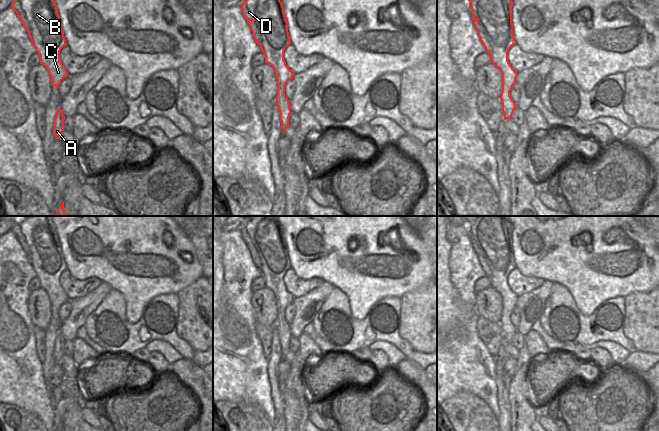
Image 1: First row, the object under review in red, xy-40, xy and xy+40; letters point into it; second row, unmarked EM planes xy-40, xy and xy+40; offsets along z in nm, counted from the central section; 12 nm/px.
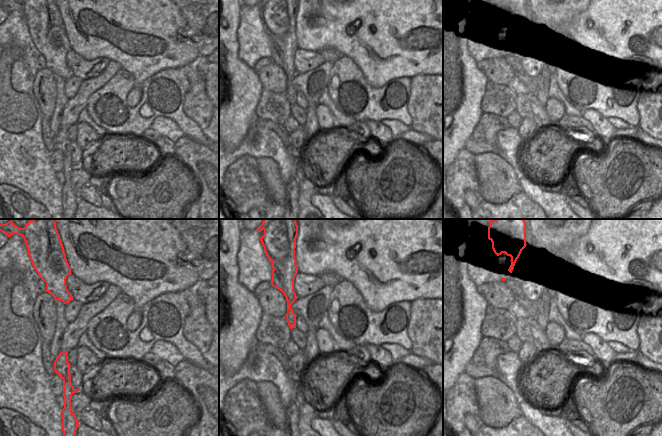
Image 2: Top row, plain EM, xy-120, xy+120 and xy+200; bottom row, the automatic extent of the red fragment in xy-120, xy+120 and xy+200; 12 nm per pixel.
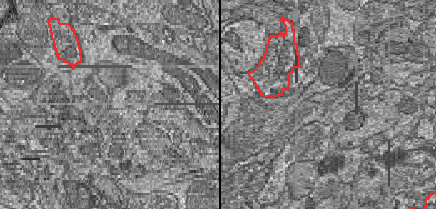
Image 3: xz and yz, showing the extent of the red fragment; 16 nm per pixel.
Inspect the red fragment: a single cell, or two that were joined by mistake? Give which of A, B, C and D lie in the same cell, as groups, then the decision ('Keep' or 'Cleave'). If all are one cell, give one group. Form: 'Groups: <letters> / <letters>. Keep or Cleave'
Groups: A B C / D. Cleave

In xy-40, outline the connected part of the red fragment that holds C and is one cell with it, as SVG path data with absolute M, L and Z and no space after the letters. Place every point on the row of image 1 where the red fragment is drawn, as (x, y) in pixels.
M20 0L20 2L30 23L29 37L40 55L40 64L47 68L52 86L59 87L61 81L69 74L60 61L60 51L67 44L57 5L54 0Z

